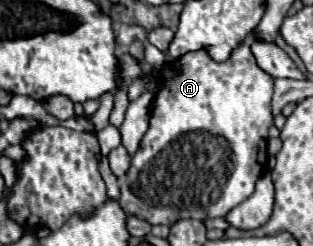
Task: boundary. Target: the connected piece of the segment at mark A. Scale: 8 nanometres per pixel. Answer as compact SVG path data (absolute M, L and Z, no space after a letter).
M242 41L226 61L218 63L214 61L206 49L198 49L198 51L190 51L190 53L184 53L180 59L172 61L172 63L164 63L162 69L158 71L158 79L160 79L160 87L156 91L156 97L152 101L152 107L150 107L150 127L148 131L144 133L142 141L140 141L140 147L138 151L134 153L132 157L132 163L130 163L130 169L126 173L126 181L122 183L120 187L120 207L124 209L126 215L134 215L134 217L140 217L144 221L148 221L150 225L174 225L176 221L180 219L214 219L214 217L224 217L232 207L236 207L238 203L242 203L244 199L248 199L254 191L254 185L256 185L256 179L264 173L264 167L266 167L266 141L268 141L268 129L270 125L274 123L272 119L272 107L270 107L270 101L272 101L272 89L274 89L274 79L264 73L252 51L250 51L250 43L248 41Z

